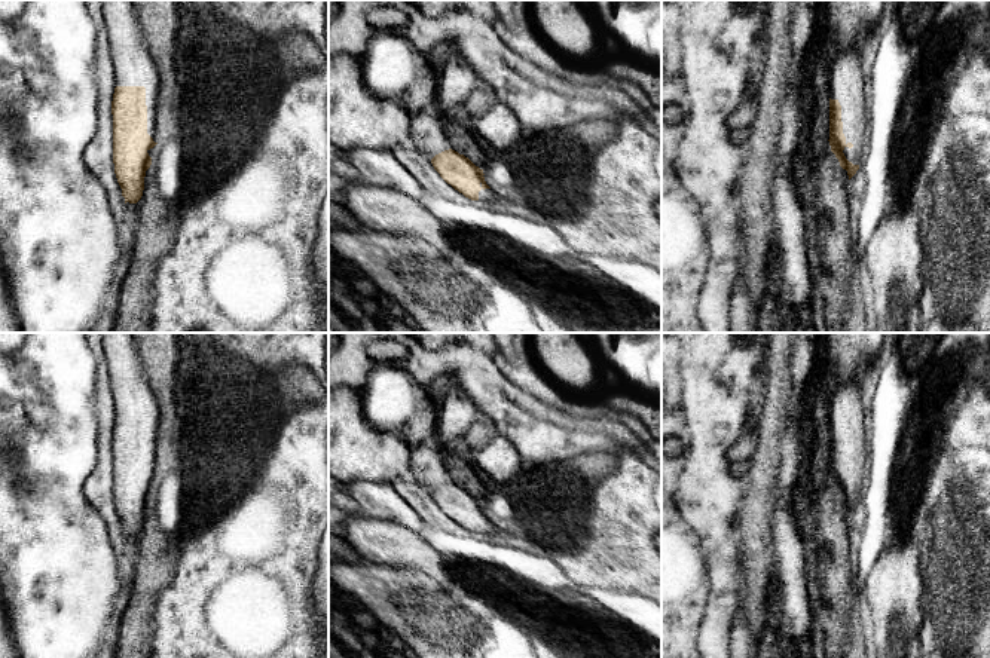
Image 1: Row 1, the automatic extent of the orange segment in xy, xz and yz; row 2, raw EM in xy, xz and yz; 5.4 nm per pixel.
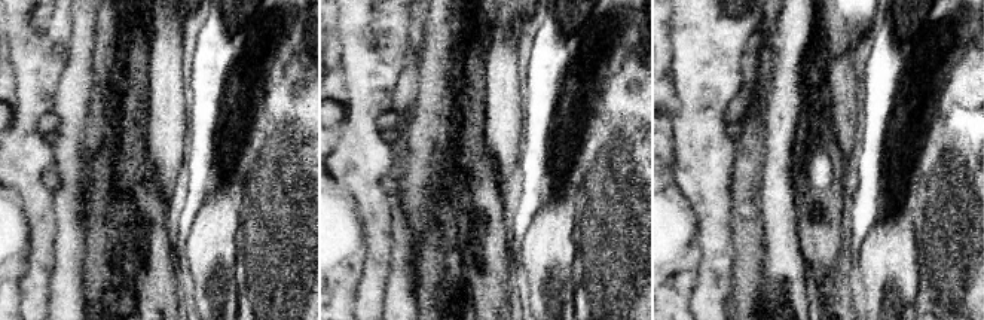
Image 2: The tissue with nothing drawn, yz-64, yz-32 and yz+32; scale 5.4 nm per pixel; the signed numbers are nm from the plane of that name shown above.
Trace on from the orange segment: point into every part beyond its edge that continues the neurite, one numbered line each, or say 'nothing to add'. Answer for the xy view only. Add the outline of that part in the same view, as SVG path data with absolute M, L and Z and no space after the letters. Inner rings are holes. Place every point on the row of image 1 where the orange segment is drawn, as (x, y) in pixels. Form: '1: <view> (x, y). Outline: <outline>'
1: xy (133, 64). Outline: M103 0L103 4L114 85L146 88L147 134L155 143L159 143L162 128L158 114L161 74L155 58L149 52L135 0Z

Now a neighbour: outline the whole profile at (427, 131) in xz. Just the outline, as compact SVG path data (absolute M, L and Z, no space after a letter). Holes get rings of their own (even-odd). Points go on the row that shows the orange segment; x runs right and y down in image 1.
M437 107L410 114L409 138L428 159L450 149L443 120L443 111Z

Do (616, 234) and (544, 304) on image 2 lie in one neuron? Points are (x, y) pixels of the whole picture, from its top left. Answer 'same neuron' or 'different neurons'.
different neurons

